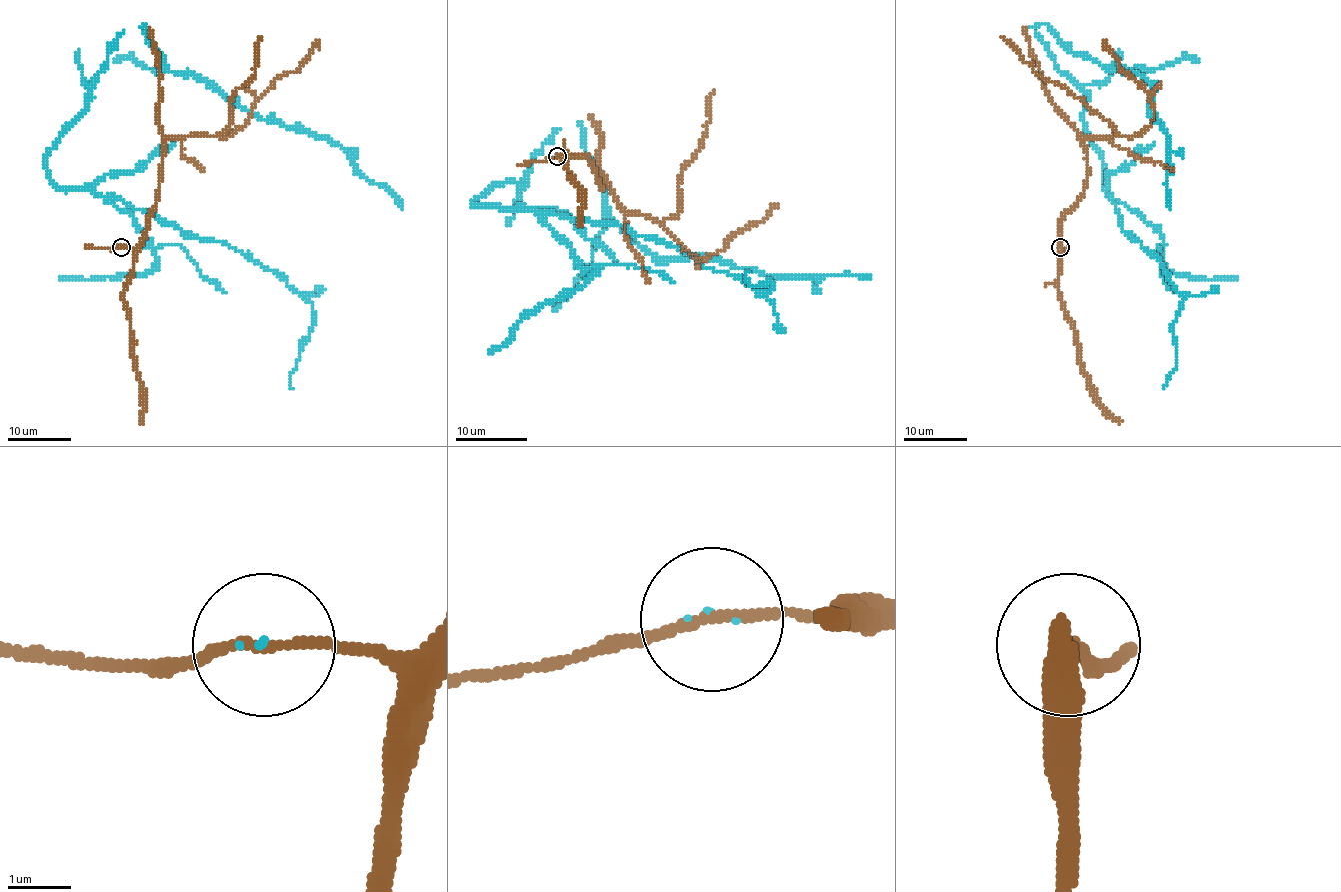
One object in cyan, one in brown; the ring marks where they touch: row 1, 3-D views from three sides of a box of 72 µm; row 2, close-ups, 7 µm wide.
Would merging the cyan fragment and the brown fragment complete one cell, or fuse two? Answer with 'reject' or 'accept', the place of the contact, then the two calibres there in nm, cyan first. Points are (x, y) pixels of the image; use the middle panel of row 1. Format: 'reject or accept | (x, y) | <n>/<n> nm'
reject | (557, 156) | 40/140 nm

